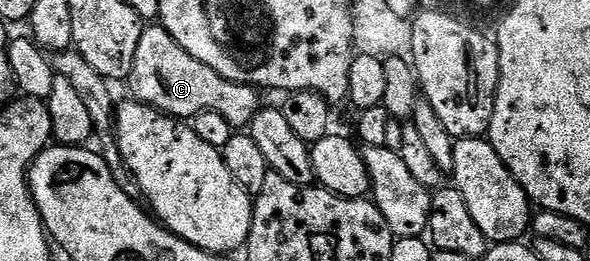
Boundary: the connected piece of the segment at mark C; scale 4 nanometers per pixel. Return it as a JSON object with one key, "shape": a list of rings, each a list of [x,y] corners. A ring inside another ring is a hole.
{"shape":[[[149,26],[142,31],[139,46],[135,49],[135,66],[131,70],[127,84],[128,87],[133,87],[132,99],[136,103],[151,106],[156,112],[163,112],[174,118],[192,118],[200,112],[215,110],[215,114],[223,114],[223,118],[227,118],[227,122],[234,130],[248,129],[255,114],[263,107],[262,93],[258,89],[250,84],[231,82],[223,78],[223,74],[215,74],[211,66],[203,66],[199,58],[191,58],[191,54],[187,54],[187,50],[183,50],[183,46],[179,46],[179,42],[171,38],[169,31],[160,26]]]}

